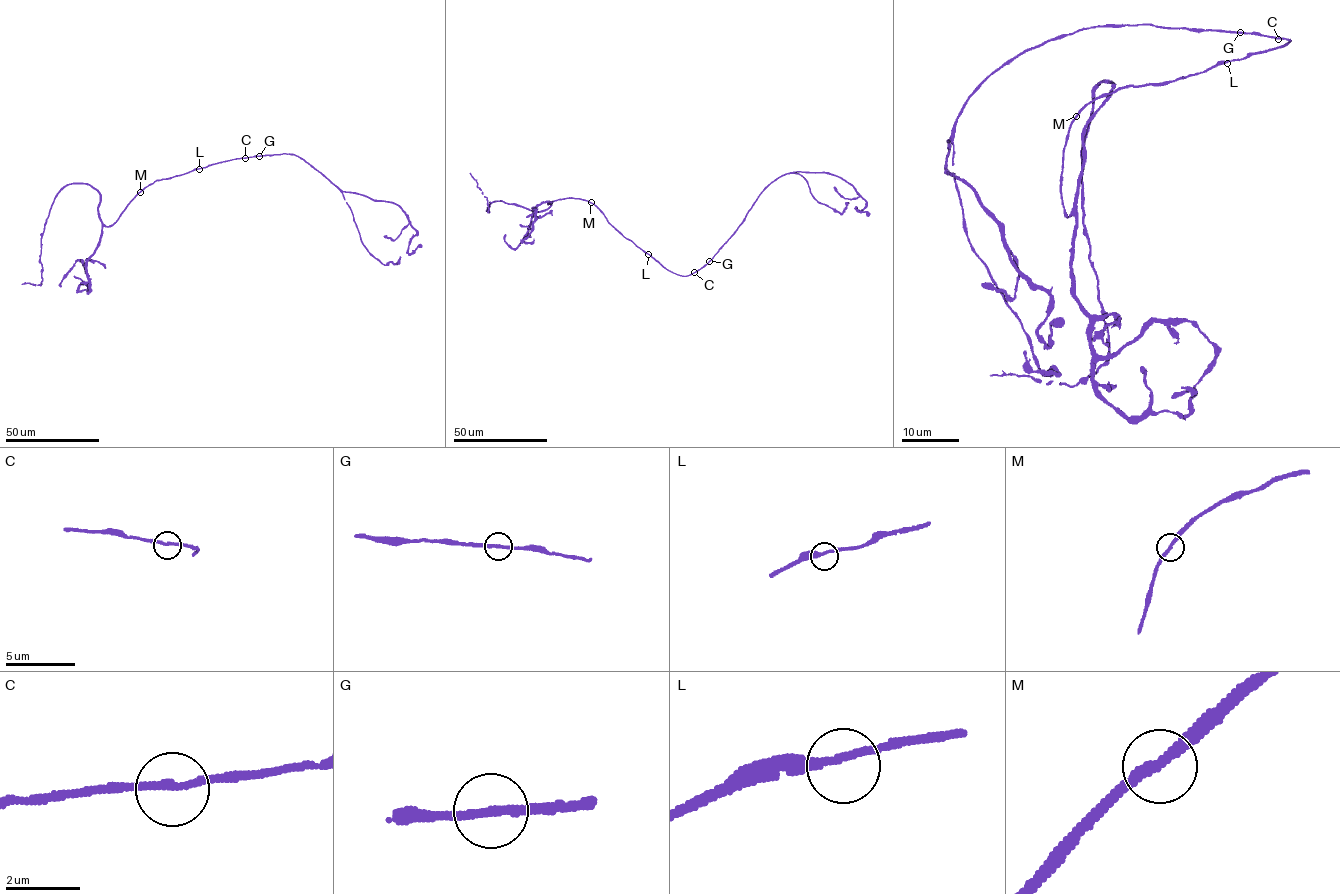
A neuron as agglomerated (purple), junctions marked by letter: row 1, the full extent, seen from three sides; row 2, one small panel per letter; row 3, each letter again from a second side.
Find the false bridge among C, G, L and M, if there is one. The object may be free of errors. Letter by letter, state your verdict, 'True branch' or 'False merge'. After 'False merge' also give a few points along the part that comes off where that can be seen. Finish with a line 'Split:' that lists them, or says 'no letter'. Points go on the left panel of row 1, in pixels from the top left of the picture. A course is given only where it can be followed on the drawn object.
C: True branch
G: True branch
L: True branch
M: True branch
Split: no letter

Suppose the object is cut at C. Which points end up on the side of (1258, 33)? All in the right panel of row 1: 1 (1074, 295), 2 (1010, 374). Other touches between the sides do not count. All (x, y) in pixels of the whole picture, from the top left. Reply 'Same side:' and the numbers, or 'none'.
Same side: none

